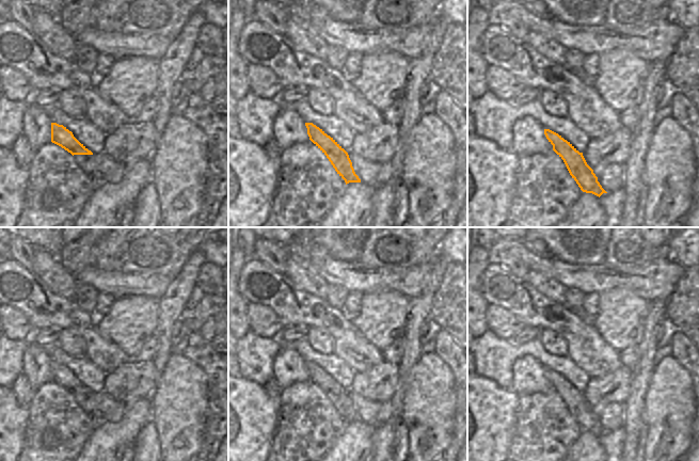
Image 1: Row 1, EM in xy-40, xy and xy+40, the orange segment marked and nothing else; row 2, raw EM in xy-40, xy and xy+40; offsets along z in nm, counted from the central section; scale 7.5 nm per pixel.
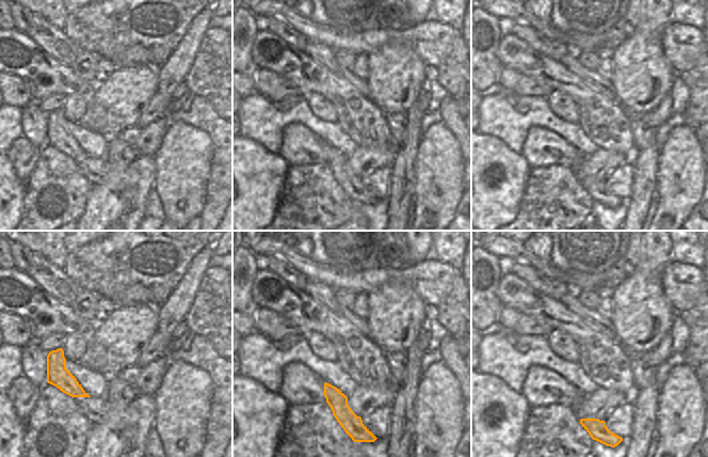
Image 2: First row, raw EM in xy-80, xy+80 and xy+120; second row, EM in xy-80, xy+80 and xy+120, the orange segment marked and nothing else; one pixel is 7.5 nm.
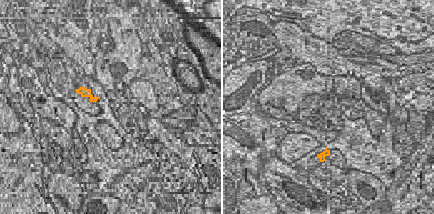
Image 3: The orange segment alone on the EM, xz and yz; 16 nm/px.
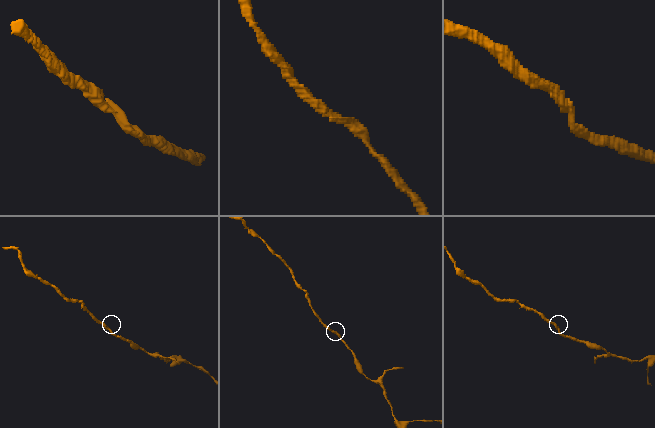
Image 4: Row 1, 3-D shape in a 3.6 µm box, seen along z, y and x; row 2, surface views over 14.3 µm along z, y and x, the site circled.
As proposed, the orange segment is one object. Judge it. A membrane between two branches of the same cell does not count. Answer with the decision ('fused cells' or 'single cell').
single cell

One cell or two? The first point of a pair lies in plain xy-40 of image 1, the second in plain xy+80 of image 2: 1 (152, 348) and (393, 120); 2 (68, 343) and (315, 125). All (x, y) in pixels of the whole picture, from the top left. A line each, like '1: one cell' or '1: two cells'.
1: one cell
2: two cells

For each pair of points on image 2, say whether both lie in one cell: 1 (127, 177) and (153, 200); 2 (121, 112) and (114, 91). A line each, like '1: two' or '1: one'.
1: two
2: one

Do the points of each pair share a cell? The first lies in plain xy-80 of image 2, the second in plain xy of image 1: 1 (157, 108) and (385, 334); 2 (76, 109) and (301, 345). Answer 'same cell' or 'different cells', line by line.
1: different cells
2: different cells

